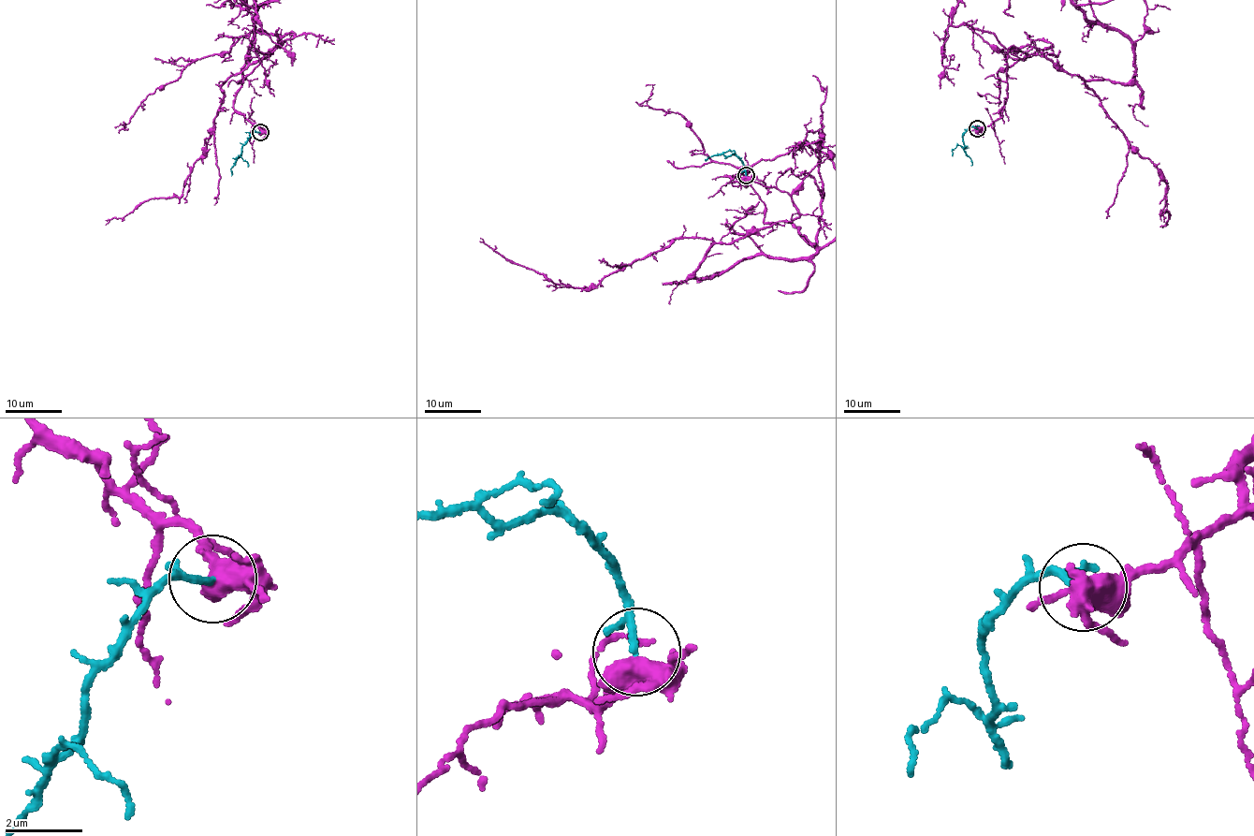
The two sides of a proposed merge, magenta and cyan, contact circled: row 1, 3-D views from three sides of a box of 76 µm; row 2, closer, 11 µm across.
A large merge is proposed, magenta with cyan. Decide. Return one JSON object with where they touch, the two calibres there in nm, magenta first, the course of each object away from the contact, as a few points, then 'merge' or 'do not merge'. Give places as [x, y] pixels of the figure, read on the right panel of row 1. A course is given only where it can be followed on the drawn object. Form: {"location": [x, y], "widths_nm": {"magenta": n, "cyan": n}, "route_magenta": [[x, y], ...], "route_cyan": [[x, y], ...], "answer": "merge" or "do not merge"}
{"location": [977, 128], "widths_nm": {"magenta": 480, "cyan": 120}, "route_magenta": [[978, 129], [1004, 104], [1009, 51], [1126, 82], [1133, 43], [1080, 5]], "route_cyan": [[977, 129], [970, 127], [963, 137], [964, 152], [971, 159], [970, 165]], "answer": "merge"}

